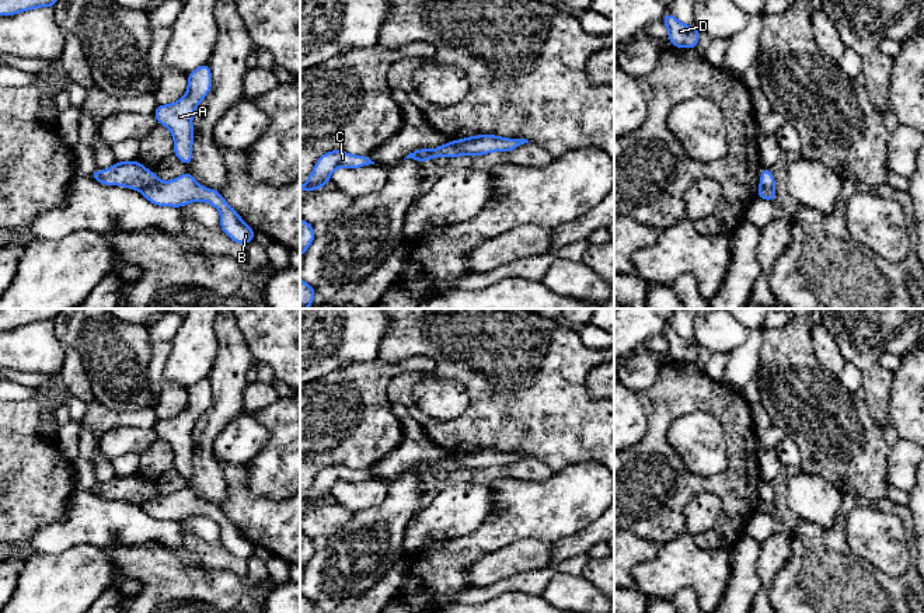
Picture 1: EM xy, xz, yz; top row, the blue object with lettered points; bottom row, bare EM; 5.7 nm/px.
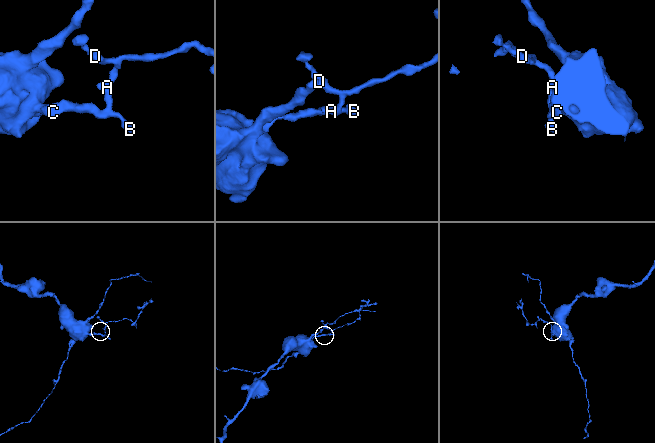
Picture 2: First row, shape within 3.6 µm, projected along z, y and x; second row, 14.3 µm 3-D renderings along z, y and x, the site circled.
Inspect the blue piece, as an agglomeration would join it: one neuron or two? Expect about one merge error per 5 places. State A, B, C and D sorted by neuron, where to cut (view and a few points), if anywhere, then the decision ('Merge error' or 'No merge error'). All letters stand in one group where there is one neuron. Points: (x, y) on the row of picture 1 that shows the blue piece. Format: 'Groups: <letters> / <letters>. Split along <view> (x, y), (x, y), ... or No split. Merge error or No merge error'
Groups: A B C D. No split. No merge error

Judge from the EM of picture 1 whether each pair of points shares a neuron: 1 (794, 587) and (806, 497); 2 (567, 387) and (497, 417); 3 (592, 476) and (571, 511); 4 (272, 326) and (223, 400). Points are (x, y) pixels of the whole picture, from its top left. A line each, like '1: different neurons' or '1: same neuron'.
1: different neurons
2: same neuron
3: same neuron
4: different neurons

